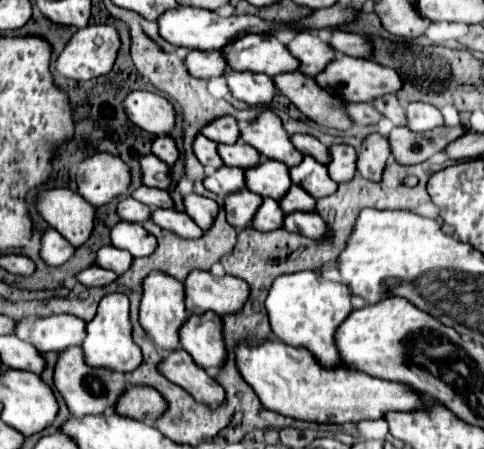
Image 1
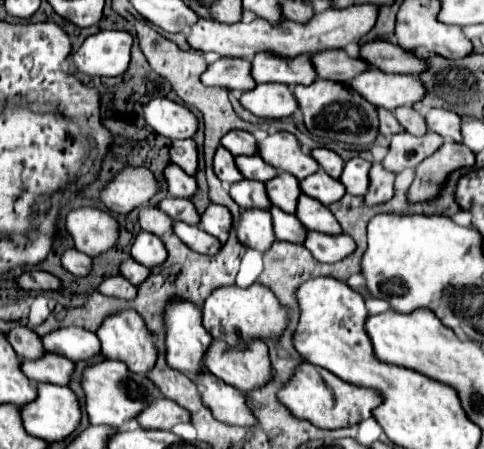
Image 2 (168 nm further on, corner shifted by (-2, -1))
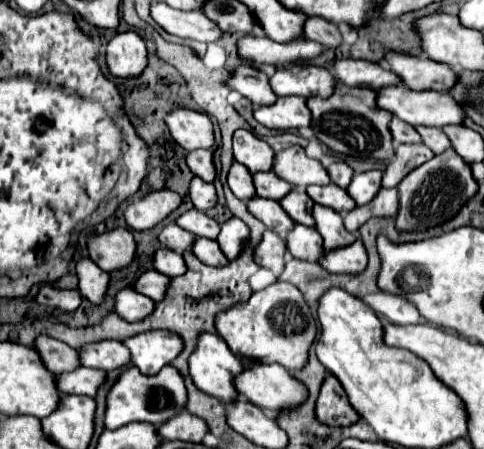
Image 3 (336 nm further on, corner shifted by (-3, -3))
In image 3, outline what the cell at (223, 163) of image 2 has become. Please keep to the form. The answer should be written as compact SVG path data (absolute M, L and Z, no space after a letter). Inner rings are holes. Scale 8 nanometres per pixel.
M236 161L228 173L228 185L230 185L232 193L242 201L256 197L256 187L252 187L252 173L244 171L244 165L240 165Z

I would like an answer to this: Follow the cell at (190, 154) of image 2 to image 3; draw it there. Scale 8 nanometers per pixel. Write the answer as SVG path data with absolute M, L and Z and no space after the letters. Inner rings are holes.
M210 149L190 151L190 155L188 155L188 167L192 169L194 175L204 179L206 183L212 183L216 177L216 167L214 167L212 157L214 157L214 153Z

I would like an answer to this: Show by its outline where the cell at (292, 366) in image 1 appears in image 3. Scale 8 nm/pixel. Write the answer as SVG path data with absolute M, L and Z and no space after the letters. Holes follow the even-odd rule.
M332 373L324 379L322 393L320 393L318 403L316 403L316 417L322 423L340 425L340 427L352 425L360 419L360 415L348 403L346 391L342 389L340 381Z

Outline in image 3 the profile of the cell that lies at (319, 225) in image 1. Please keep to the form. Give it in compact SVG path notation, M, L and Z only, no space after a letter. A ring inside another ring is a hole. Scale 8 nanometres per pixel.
M356 239L348 247L342 247L342 249L336 249L336 251L328 251L320 259L320 265L326 271L334 273L334 275L358 275L368 265L364 243L360 243L360 239Z

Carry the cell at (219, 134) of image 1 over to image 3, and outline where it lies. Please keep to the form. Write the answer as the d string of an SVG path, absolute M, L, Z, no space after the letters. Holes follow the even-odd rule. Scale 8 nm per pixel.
M238 129L234 133L234 159L242 163L250 173L270 171L274 163L274 151L252 131Z

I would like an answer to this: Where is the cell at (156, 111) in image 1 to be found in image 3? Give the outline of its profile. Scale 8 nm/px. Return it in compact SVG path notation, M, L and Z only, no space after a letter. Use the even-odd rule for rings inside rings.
M174 109L168 113L166 123L172 137L184 149L212 149L214 147L214 125L206 113L192 109Z

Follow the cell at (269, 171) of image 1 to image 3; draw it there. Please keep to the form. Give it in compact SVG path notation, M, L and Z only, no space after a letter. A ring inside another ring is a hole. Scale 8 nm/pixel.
M290 191L282 201L280 201L282 209L296 221L296 223L304 223L306 227L314 227L312 223L312 207L314 201L308 199L308 195L302 191Z

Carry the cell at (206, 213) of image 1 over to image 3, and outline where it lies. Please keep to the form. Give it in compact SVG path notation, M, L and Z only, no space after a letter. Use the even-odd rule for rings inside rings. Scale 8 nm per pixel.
M232 217L230 221L226 221L222 225L222 231L218 235L218 243L220 243L220 249L224 251L224 255L232 261L236 259L236 255L240 251L244 251L244 247L248 247L250 243L250 231L248 231L248 225L236 217Z

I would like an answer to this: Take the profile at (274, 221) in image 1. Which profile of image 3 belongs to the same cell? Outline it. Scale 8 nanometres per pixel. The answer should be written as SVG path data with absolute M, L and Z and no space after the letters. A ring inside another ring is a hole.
M294 225L294 229L286 237L286 245L288 245L288 251L292 253L292 257L296 257L300 261L318 263L320 255L324 253L320 233L312 227L304 227L304 225Z

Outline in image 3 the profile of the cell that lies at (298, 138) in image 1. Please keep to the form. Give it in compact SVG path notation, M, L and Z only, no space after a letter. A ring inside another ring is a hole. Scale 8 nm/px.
M338 161L338 163L330 165L330 167L328 167L328 173L330 173L330 177L332 177L332 183L336 183L336 185L342 187L342 189L348 189L348 185L350 185L350 181L352 181L352 175L354 175L352 167L348 167L344 161Z

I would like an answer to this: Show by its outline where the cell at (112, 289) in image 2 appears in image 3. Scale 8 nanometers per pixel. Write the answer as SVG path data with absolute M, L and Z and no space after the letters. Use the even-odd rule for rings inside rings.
M122 289L116 295L116 313L128 323L146 319L148 315L152 315L154 307L156 307L156 303L152 299L148 299L146 295L140 295L136 289Z

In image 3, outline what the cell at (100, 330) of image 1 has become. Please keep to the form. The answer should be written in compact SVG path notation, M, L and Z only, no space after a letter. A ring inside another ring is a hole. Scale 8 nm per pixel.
M146 331L122 341L130 353L132 363L144 375L156 375L164 365L170 365L184 349L184 341L172 331Z

